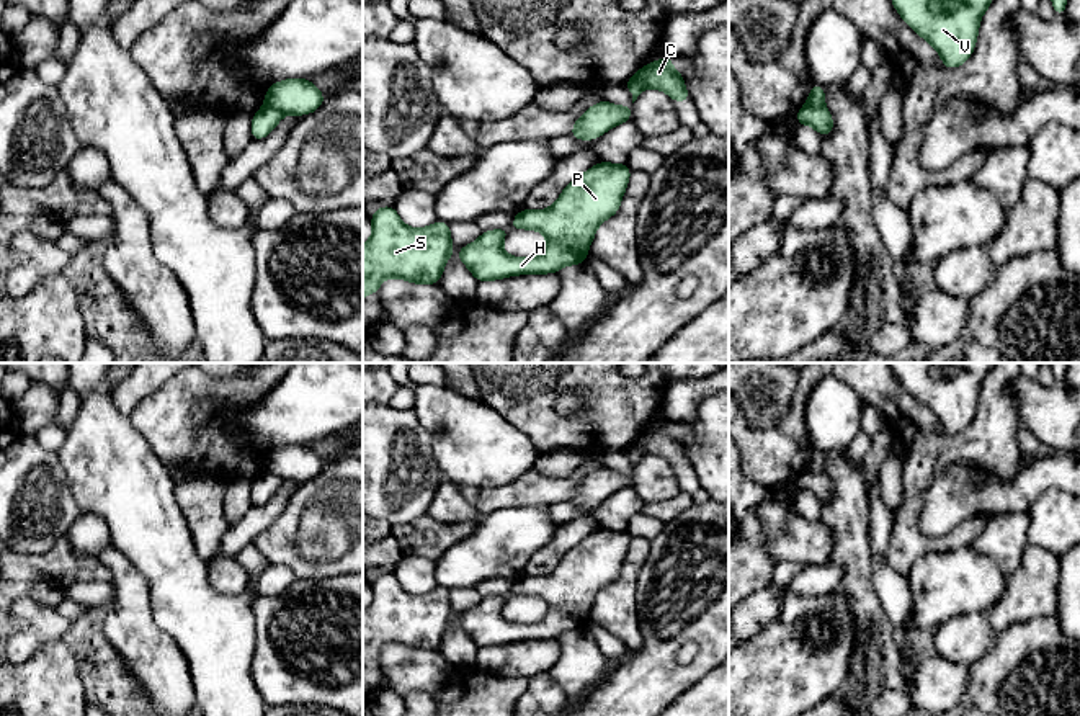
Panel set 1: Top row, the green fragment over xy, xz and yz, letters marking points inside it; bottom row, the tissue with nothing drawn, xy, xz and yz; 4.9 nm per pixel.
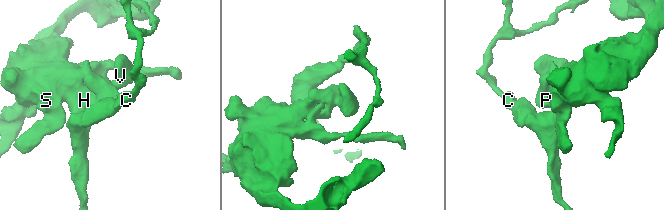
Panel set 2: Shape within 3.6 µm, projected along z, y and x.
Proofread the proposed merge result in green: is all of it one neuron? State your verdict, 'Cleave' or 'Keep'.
Cleave

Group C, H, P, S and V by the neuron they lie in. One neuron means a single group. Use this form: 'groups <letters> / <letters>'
groups C / H P S V

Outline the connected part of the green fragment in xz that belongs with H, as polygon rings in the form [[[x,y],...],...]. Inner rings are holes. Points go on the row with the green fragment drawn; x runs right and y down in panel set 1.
[[[600,160],[570,181],[551,208],[521,209],[510,229],[485,230],[462,247],[459,260],[477,281],[557,273],[567,265],[583,265],[598,226],[619,211],[631,173],[626,163]],[[511,229],[542,232],[546,248],[529,258],[505,253],[502,244]]]

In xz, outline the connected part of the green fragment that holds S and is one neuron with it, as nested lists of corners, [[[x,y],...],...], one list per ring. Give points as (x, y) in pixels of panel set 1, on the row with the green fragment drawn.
[[[394,206],[371,214],[373,235],[363,245],[363,299],[379,291],[386,278],[438,284],[453,252],[449,224],[407,227]]]

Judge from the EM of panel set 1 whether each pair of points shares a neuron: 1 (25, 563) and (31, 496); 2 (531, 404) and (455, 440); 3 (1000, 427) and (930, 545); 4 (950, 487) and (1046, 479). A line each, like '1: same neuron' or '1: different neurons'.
1: different neurons
2: different neurons
3: same neuron
4: same neuron

